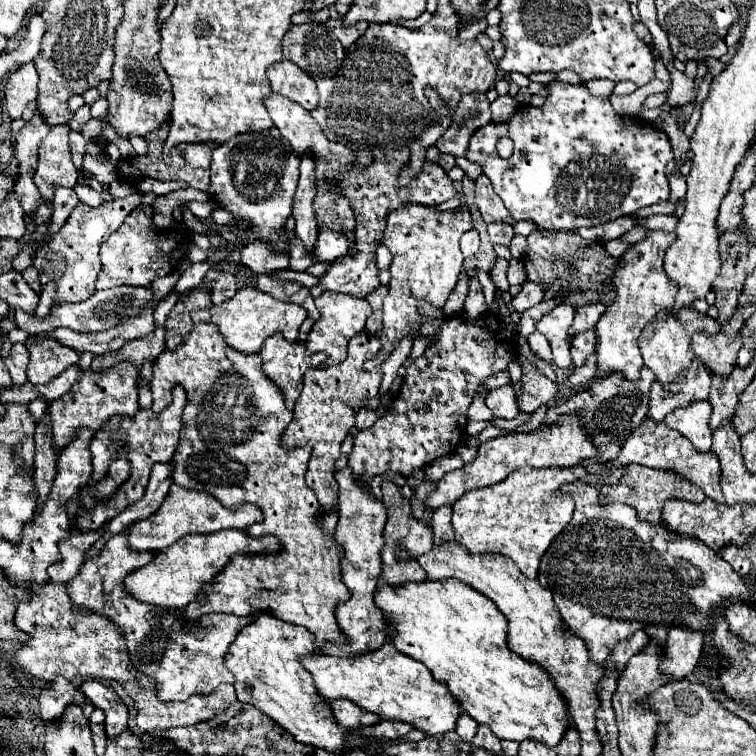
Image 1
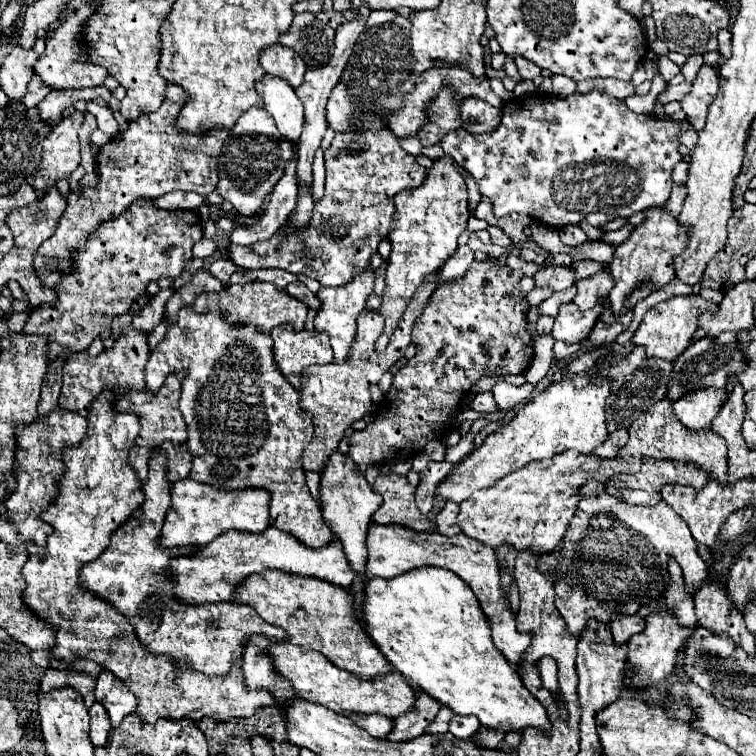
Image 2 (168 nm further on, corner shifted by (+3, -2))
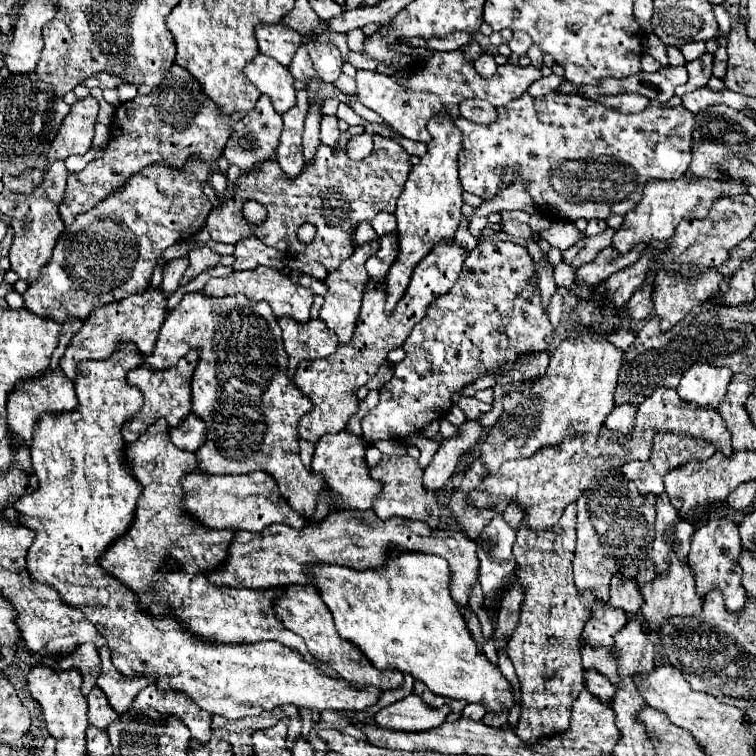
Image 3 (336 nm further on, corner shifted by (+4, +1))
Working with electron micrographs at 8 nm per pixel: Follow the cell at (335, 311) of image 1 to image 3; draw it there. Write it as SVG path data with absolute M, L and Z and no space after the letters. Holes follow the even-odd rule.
M365 243L365 245L357 247L357 251L349 259L345 259L345 263L341 263L339 269L329 273L329 277L325 279L327 295L325 295L325 303L321 307L319 317L327 323L327 327L331 331L337 333L341 345L349 343L351 335L355 331L355 323L357 323L357 317L359 317L359 311L361 311L361 295L363 295L363 289L365 289L365 285L369 281L369 275L365 271L365 261L371 255L375 255L377 249L379 249L379 243Z

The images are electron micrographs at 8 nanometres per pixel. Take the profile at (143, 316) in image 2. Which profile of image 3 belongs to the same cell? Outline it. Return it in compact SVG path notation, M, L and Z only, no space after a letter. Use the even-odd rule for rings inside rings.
M183 257L183 259L171 261L171 263L165 267L165 271L163 271L163 281L161 281L161 287L159 287L165 297L171 297L171 293L179 287L179 281L181 281L187 265L189 265L189 259Z

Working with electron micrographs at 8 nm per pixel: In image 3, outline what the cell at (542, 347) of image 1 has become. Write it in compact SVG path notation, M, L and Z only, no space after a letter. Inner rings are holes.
M547 257L541 261L541 267L539 267L537 275L539 275L537 283L539 283L539 289L541 289L541 305L543 305L543 309L547 309L553 293L557 291L557 285L553 281L553 271L547 269Z

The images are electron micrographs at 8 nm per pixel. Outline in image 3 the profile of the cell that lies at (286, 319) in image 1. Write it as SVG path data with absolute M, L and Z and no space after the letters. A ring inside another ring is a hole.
M259 267L253 271L233 271L229 277L209 279L209 283L203 287L203 293L207 297L227 297L233 293L245 293L245 297L249 297L251 301L267 301L273 307L275 317L289 315L299 323L309 321L309 307L313 303L311 291L295 285L287 275L283 275L281 271L271 269L271 267Z

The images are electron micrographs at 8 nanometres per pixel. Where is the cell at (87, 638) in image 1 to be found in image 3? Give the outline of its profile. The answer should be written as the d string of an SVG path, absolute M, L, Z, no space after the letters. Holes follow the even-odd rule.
M123 345L115 355L103 361L81 361L79 379L75 381L79 407L73 413L45 415L37 423L31 443L31 461L33 471L39 477L39 489L31 495L17 499L15 503L15 509L21 515L21 525L35 531L35 541L27 551L29 577L35 583L53 587L63 603L85 613L85 617L107 640L112 663L119 673L123 673L125 677L159 675L155 679L159 691L171 689L177 693L185 693L201 709L217 713L225 719L253 717L289 703L299 709L317 711L363 711L367 707L377 705L379 697L383 695L381 689L329 677L317 665L305 661L297 649L289 649L279 641L259 641L251 645L219 645L191 637L173 617L163 617L161 621L155 621L143 615L133 591L129 591L123 583L119 583L115 577L111 577L99 567L97 559L103 555L103 551L129 529L135 515L135 503L143 491L143 485L131 473L131 467L125 457L125 441L121 437L121 427L125 425L125 421L135 417L143 405L141 393L125 381L127 371L139 365L143 365L143 359L139 357L133 345Z

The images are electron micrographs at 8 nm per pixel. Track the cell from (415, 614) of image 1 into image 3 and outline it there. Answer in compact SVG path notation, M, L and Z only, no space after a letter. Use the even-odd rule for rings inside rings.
M395 551L381 569L353 571L349 567L337 565L315 567L311 569L311 575L315 577L315 587L319 589L325 605L333 613L337 633L341 633L343 639L353 641L377 669L399 669L401 673L409 673L413 679L423 681L433 693L441 697L479 703L485 707L485 711L491 713L511 711L517 705L511 683L503 677L499 667L477 649L477 643L467 629L465 617L449 593L449 565L441 557Z

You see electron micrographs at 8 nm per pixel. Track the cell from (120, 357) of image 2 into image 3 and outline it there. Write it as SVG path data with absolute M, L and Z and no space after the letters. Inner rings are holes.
M147 289L141 295L133 295L117 303L93 309L89 319L83 323L81 331L67 345L65 355L61 357L61 371L69 377L69 381L77 381L79 361L107 359L125 343L133 343L139 349L139 353L147 357L155 349L159 327L163 325L163 321L165 321L165 297L161 295L159 289Z

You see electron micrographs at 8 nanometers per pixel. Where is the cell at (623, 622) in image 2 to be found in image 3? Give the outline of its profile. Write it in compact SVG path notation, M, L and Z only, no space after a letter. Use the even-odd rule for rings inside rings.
M614 575L610 587L609 605L621 607L627 615L637 615L643 601L635 580L623 582L620 575Z

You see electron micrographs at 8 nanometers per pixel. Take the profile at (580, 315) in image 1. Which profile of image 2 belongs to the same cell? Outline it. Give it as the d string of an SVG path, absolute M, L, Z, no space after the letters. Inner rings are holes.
M604 268L590 278L578 280L576 288L578 288L578 294L574 296L574 304L578 304L578 308L582 310L590 310L600 296L606 296L610 288L614 288L614 278L610 276L610 270Z

